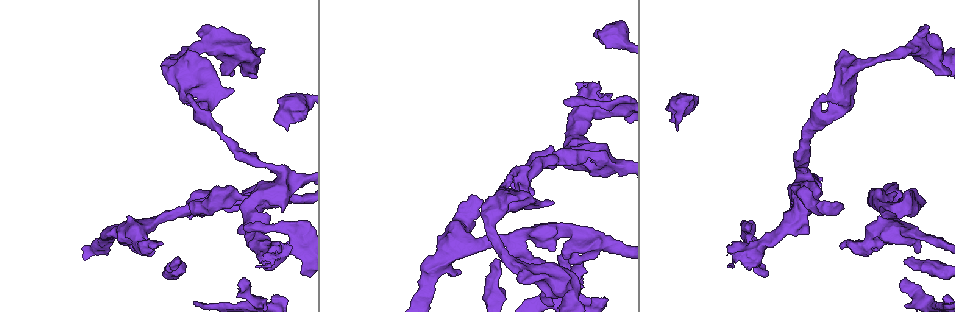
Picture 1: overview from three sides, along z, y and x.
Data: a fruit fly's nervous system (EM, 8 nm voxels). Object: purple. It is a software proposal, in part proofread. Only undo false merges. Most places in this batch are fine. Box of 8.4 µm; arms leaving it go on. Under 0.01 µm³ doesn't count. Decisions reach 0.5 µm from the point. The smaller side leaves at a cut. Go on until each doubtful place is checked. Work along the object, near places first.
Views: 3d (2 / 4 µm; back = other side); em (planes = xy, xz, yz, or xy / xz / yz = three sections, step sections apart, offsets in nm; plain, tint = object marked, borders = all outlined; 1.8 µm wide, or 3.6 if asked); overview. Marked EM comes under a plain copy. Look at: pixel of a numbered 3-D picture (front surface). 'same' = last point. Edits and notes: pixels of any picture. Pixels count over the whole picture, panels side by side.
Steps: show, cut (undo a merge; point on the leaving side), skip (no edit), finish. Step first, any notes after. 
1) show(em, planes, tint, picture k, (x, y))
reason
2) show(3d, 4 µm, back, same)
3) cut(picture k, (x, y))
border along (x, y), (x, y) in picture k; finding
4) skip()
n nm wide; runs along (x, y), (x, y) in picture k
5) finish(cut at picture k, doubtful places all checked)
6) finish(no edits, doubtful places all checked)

show(3d, 2 µm, picture 1, (911, 197))
thick turns thin

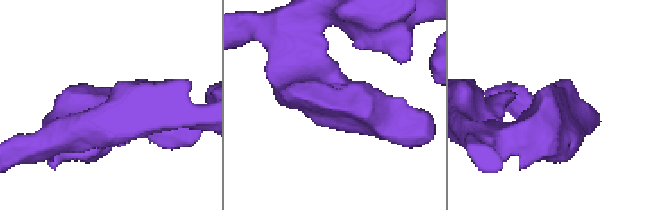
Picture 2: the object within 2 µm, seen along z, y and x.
show(em, planes, tint, picture 2, (316, 104))

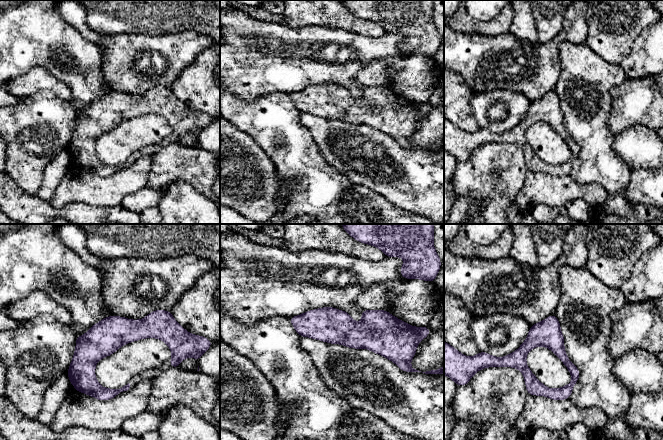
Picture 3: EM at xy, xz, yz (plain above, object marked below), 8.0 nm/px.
skip()
220 nm wide; one neuron here

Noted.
show(em, 3.6 µm, planes, tint, picture 1, (807, 178))
four or more arms meet

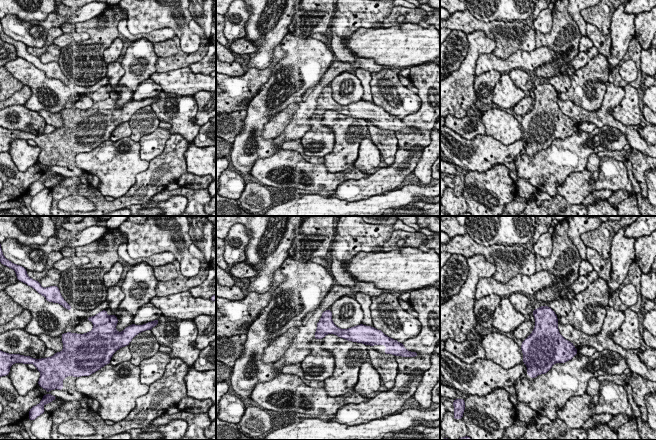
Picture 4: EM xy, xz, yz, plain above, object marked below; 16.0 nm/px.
skip()
one neuron here

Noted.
show(em, yz, step 8, tint, picture 1, (238, 195))
branch point

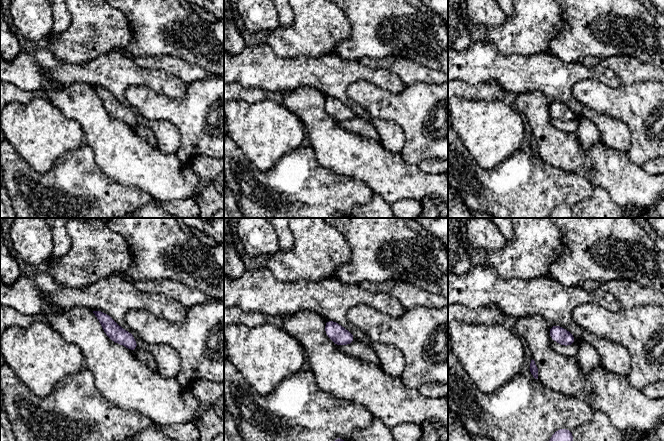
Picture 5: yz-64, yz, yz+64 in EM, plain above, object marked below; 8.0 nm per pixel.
show(em, planes, borders, same)

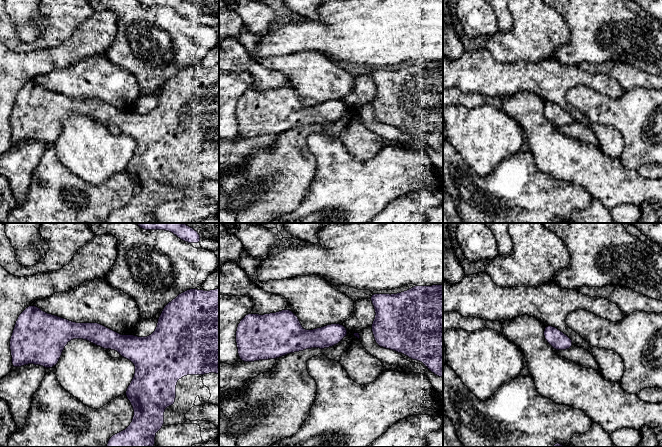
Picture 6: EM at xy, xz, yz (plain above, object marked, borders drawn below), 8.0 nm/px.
skip()
runs along (47, 330), (167, 340) in picture 6; one neuron here

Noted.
show(3d, 4 µm, picture 1, (577, 232))
three arms meet

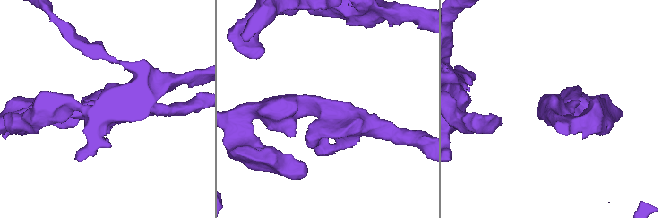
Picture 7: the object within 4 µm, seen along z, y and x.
show(em, planes, borders, picture 7, (324, 111))
need the tissue

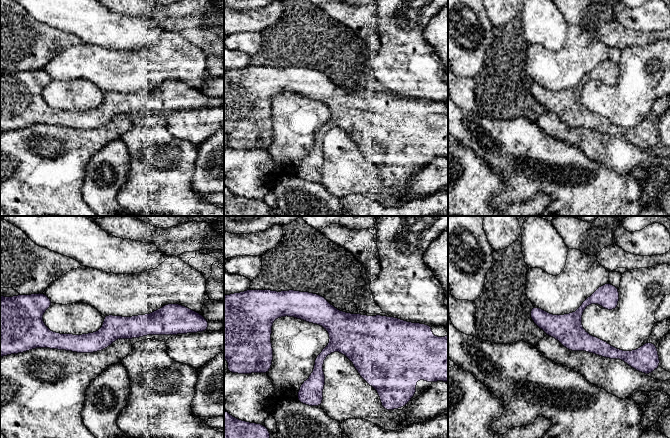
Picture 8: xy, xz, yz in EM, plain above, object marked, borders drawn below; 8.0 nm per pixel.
skip()
190 nm wide; runs along (172, 323), (53, 339) in picture 8; one neuron here

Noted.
show(3d, 4 µm, picture 1, (280, 117))
thick turns thin

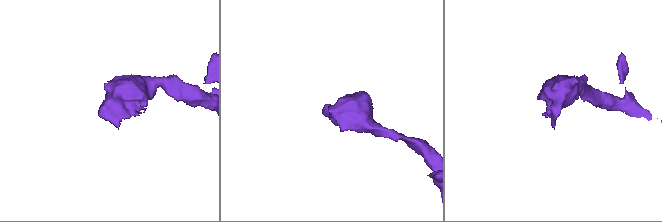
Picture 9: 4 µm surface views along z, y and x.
show(em, planes, tint, picture 9, (105, 108))

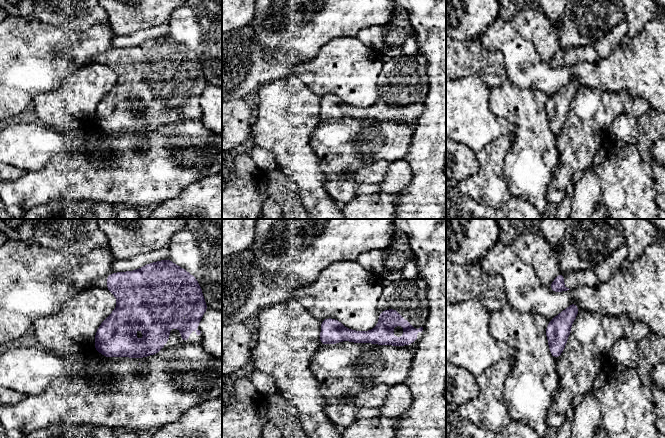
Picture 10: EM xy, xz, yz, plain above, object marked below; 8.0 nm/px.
skip()
190 nm wide; runs along (393, 320), (376, 336), (322, 340) in picture 10; all the same neuron

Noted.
show(em, yz, step 8, tint, picture 1, (291, 248))
arms run side by side

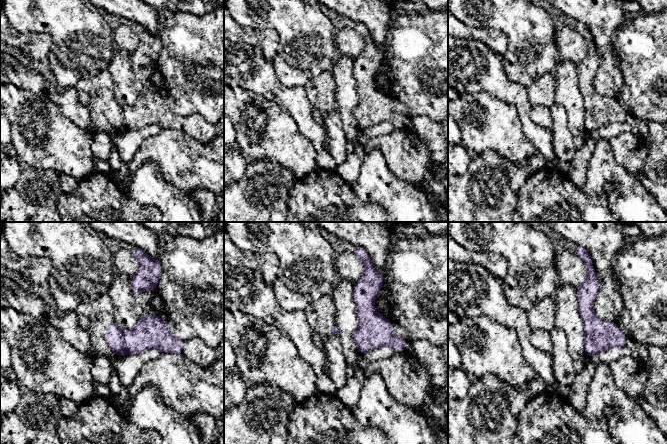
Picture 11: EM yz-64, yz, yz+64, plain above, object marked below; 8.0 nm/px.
show(em, planes, tint, same)

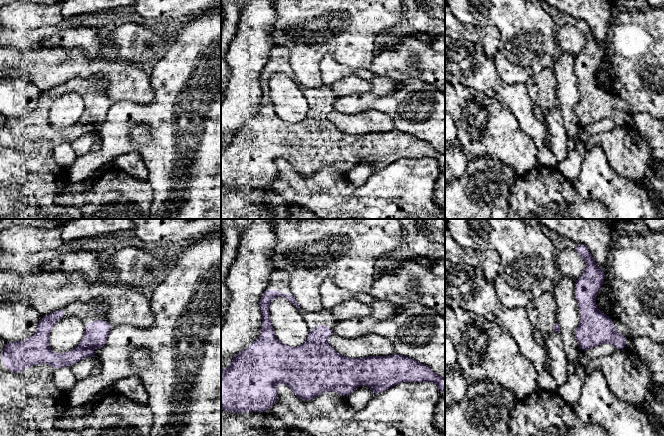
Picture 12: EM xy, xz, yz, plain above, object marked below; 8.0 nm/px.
skip()
runs along (108, 327), (77, 354), (58, 362) in picture 12; continuous, no second neuron

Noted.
finish(no edits, doubtful places all checked)

